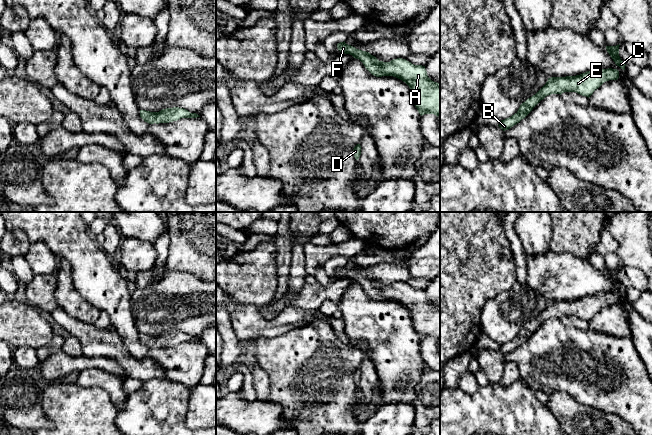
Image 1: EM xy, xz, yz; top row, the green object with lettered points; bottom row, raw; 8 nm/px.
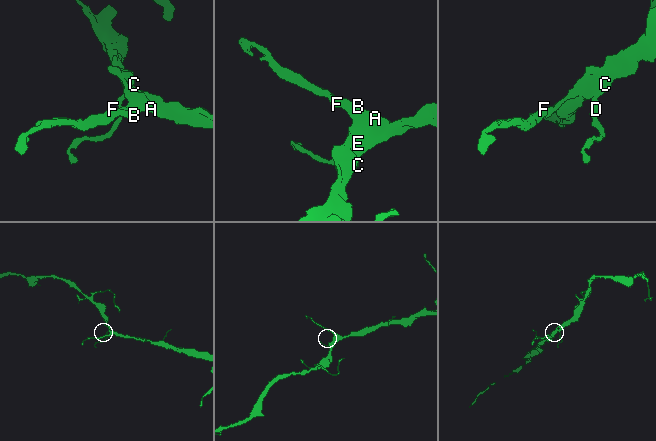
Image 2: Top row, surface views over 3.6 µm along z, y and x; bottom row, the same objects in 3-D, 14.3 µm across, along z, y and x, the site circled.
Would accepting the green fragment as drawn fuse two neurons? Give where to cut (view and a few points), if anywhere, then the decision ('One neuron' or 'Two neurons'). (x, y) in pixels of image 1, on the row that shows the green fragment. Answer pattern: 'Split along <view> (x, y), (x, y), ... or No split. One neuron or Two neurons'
No split. One neuron

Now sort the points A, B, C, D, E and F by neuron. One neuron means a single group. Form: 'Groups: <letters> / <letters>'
Groups: A B C D E F

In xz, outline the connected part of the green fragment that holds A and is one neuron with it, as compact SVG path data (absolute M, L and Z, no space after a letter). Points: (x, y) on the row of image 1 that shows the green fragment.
M344 42L337 44L340 52L359 59L365 68L374 76L393 76L405 82L410 90L415 107L419 114L440 116L440 83L432 81L425 66L414 65L406 59L397 58L390 62L379 61L369 52L356 49Z

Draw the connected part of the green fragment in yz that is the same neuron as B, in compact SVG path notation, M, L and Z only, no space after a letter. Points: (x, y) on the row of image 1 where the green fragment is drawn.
M612 68L587 71L576 76L548 78L546 84L535 95L523 102L514 115L501 120L498 126L503 131L510 129L524 119L548 95L576 92L589 98L604 82L618 78L619 71Z

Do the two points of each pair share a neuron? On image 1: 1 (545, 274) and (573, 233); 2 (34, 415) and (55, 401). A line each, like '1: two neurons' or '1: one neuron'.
1: two neurons
2: two neurons

